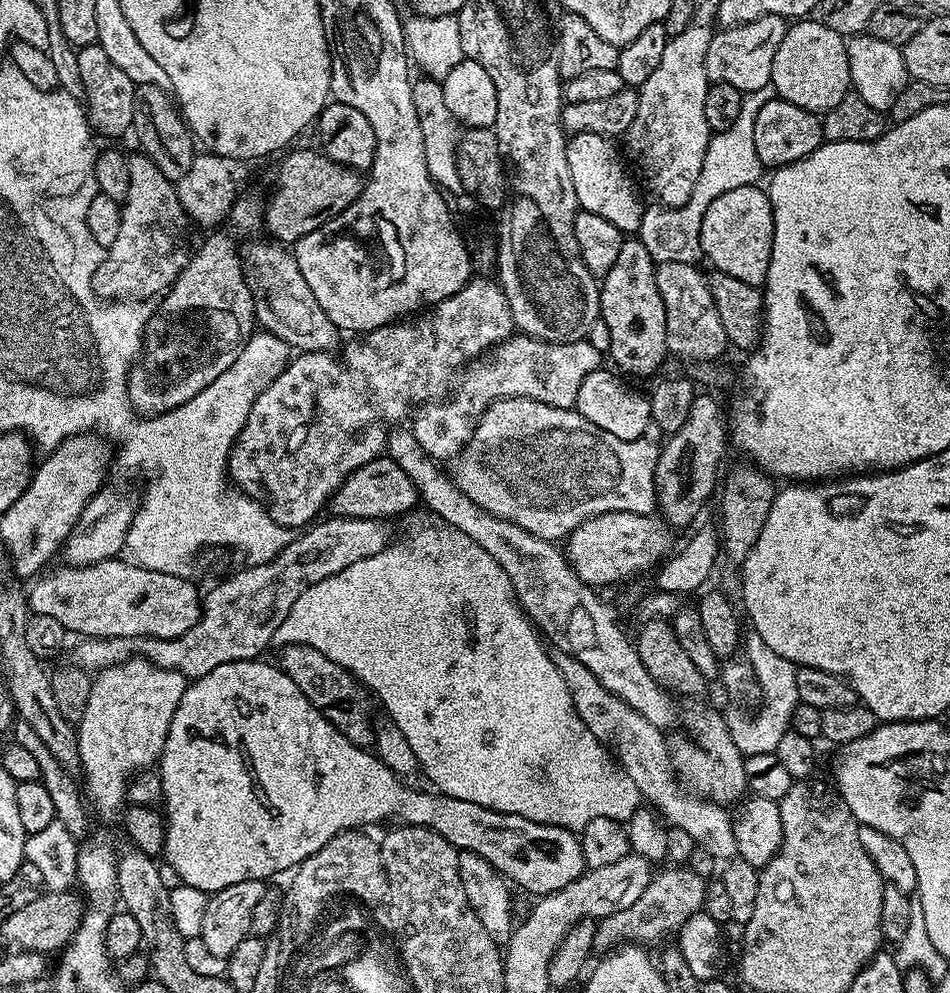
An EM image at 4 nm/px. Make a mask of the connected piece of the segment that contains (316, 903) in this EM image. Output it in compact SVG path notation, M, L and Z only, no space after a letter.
M364 830L340 832L318 854L310 854L291 873L292 885L284 892L284 910L282 913L282 932L288 936L292 932L304 932L308 924L312 924L312 916L316 916L316 908L320 908L320 900L324 896L332 896L332 892L340 892L340 888L348 888L348 892L360 892L360 896L380 896L380 888L385 888L388 879L382 866L382 854L379 843L368 837Z

